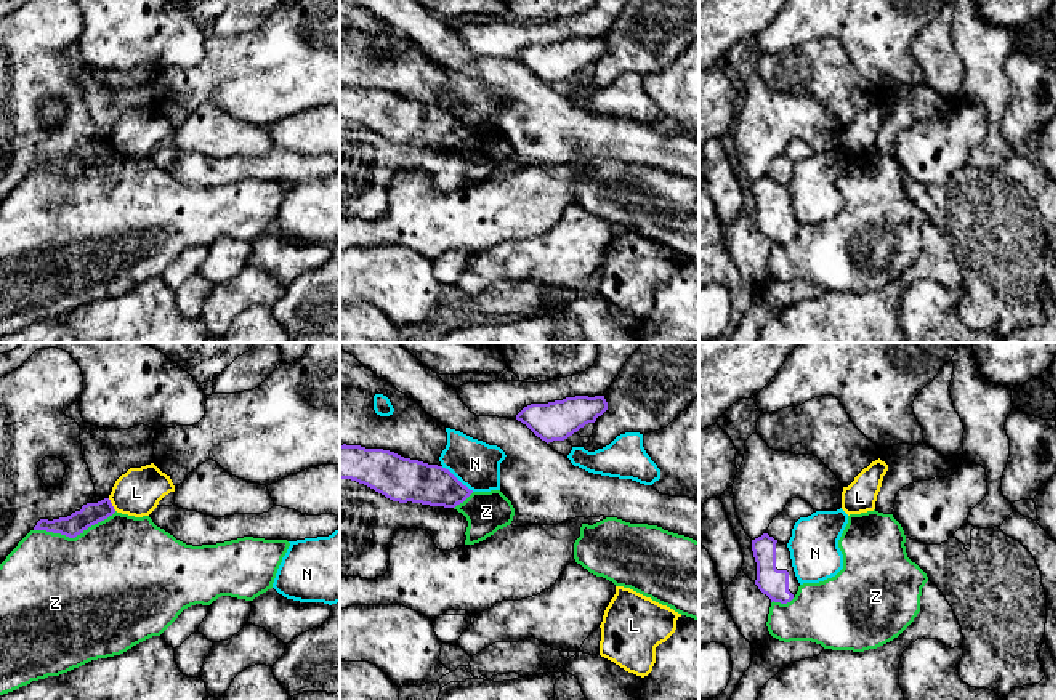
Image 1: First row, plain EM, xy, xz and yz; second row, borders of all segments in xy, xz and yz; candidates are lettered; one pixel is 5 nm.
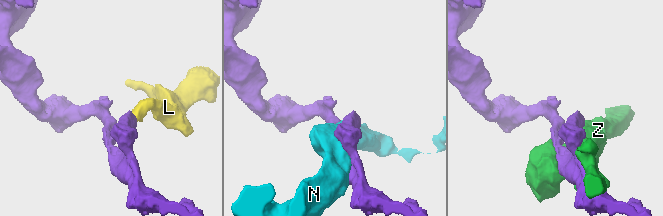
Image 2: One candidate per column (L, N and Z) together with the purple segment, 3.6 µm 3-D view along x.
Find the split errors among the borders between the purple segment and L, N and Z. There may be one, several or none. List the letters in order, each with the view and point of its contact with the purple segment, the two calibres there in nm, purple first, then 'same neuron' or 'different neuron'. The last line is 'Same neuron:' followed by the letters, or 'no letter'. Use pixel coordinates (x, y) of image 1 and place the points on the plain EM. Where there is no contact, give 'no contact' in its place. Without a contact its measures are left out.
L: meets purple in xy at (111, 146); 110 nm thick on the purple side, 240 nm on the other; different neuron
N: meets purple in xz at (456, 119); 220 nm thick on the purple side, 240 nm on the other; different neuron
Z: meets purple in xy at (74, 178); 110 nm thick on the purple side, 500 nm on the other; different neuron
Same neuron: no letter

